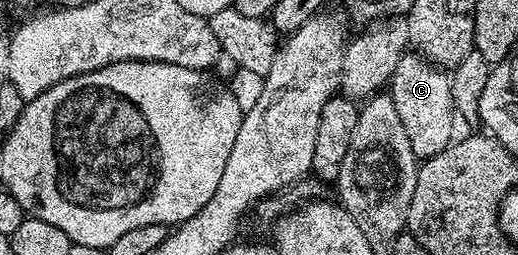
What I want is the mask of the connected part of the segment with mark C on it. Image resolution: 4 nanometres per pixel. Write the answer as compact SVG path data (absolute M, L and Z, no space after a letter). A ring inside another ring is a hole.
M406 52L394 67L392 81L386 90L392 95L394 108L402 119L402 128L406 128L406 136L410 136L410 148L417 159L433 158L452 143L457 133L458 115L452 107L449 75L441 67L433 66L420 54Z

